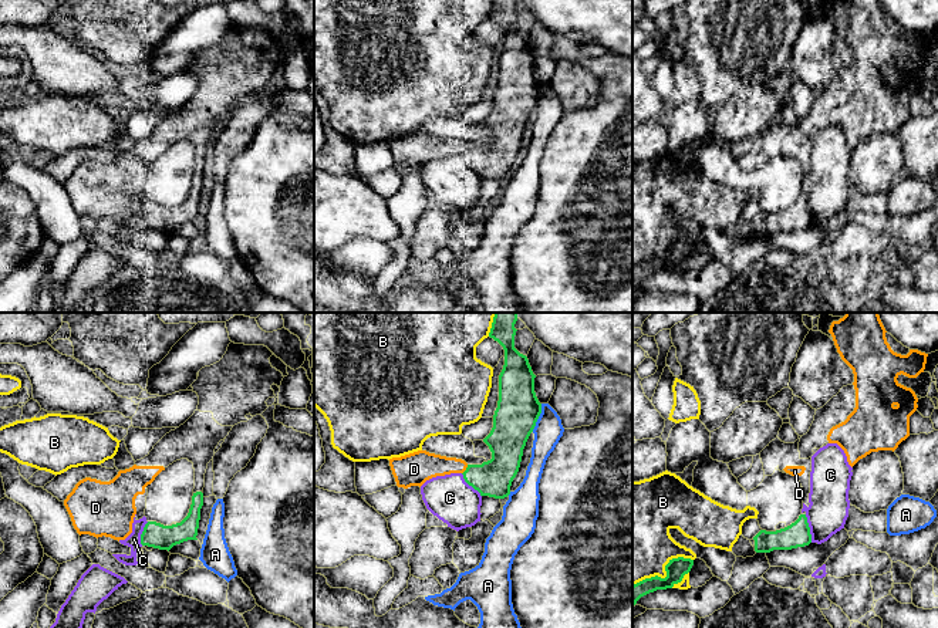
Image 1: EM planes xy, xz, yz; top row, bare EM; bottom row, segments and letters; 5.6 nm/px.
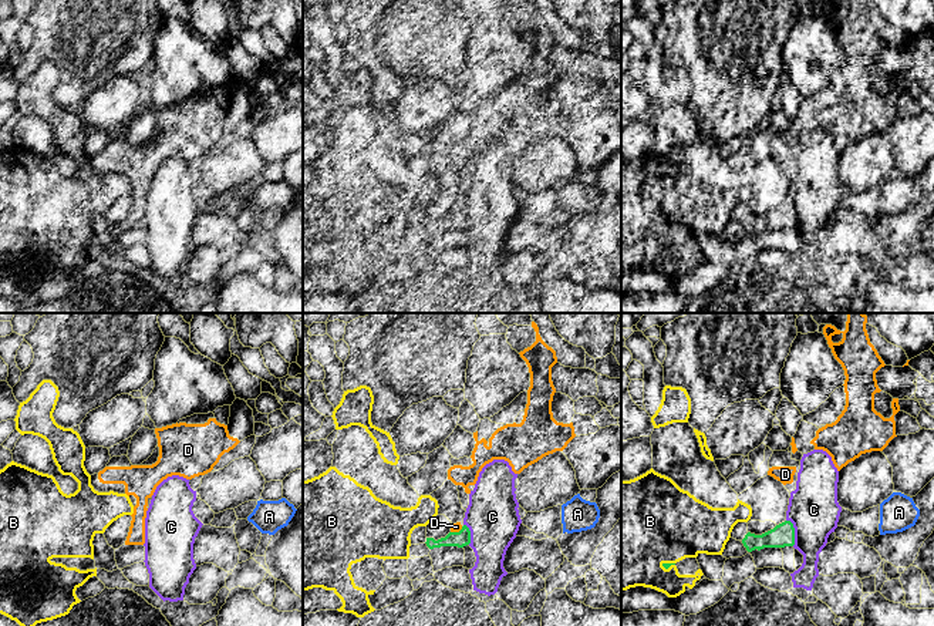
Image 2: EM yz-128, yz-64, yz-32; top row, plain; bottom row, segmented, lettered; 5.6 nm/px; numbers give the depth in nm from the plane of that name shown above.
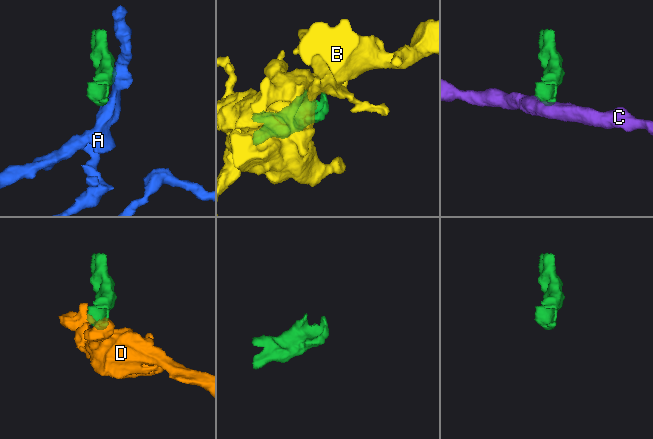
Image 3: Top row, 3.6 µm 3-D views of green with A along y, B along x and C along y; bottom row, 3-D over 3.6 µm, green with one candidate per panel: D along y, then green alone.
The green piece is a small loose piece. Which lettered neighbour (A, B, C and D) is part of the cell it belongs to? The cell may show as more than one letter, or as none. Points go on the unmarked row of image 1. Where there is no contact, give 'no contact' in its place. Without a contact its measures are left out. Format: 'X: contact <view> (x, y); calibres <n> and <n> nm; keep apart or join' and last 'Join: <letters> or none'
A: contact xz (537, 100); calibres 240 and 160 nm; keep apart
B: contact yz (667, 256); calibres 110 and 400 nm; keep apart
C: contact yz (809, 210); calibres 140 and 220 nm; keep apart
D: contact xz (466, 151); calibres 200 and 160 nm; join
Join: D

